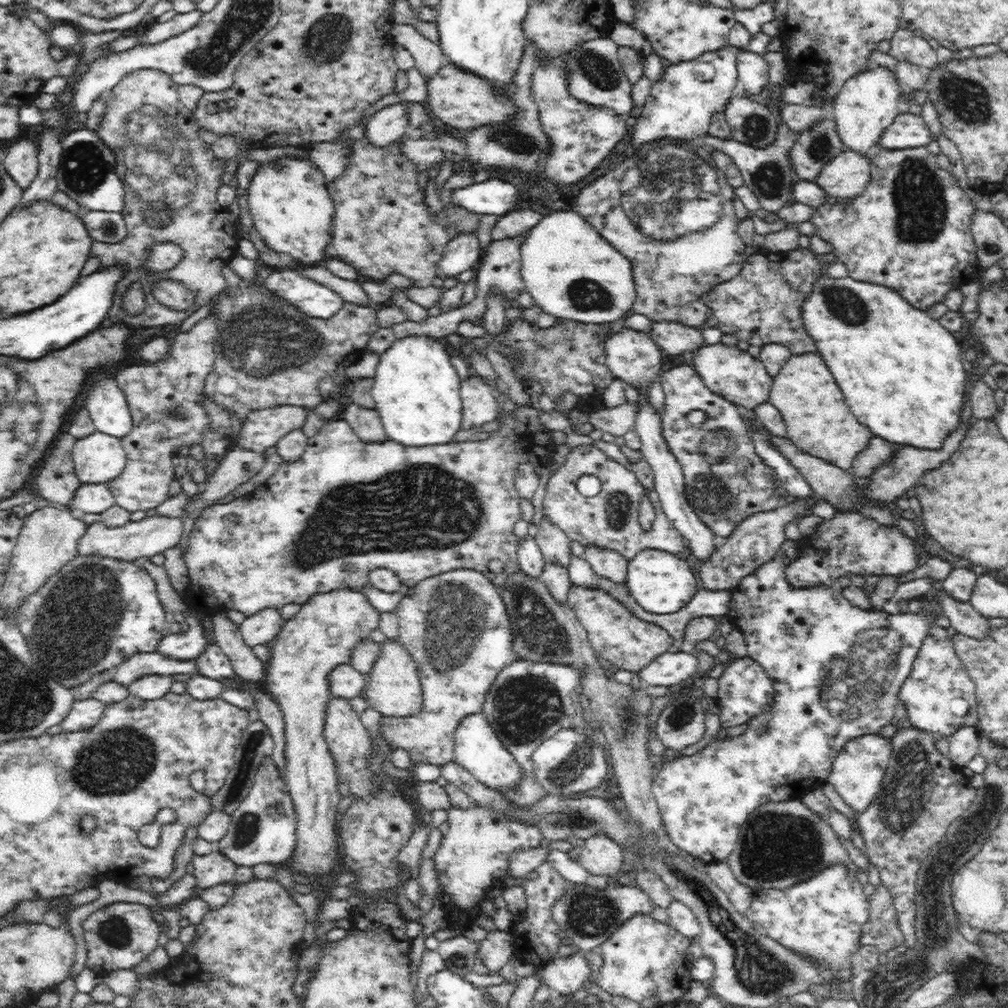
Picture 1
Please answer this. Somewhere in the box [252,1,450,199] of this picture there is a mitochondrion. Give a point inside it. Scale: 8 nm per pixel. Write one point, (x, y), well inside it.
(325, 41)

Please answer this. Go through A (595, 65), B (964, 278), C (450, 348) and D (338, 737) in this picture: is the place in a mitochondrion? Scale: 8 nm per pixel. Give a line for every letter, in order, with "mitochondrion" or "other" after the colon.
A: mitochondrion
B: other
C: other
D: other

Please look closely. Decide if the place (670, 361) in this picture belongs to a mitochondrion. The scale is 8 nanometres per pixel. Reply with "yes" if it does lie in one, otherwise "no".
no

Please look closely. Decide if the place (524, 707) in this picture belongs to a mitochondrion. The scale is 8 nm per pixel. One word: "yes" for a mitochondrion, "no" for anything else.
yes

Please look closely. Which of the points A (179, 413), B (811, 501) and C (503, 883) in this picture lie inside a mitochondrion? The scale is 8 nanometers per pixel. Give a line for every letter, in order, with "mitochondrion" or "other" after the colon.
A: mitochondrion
B: other
C: other

